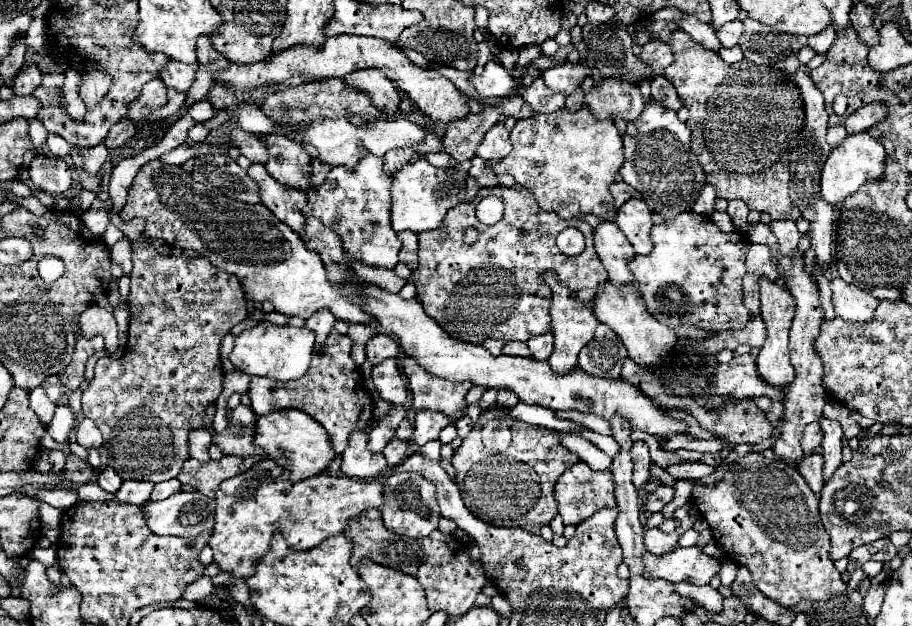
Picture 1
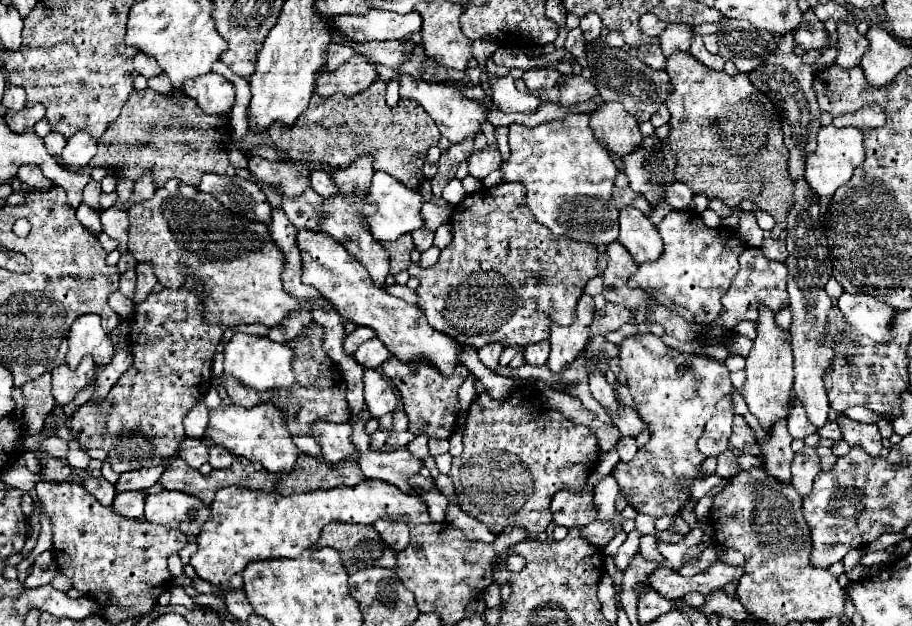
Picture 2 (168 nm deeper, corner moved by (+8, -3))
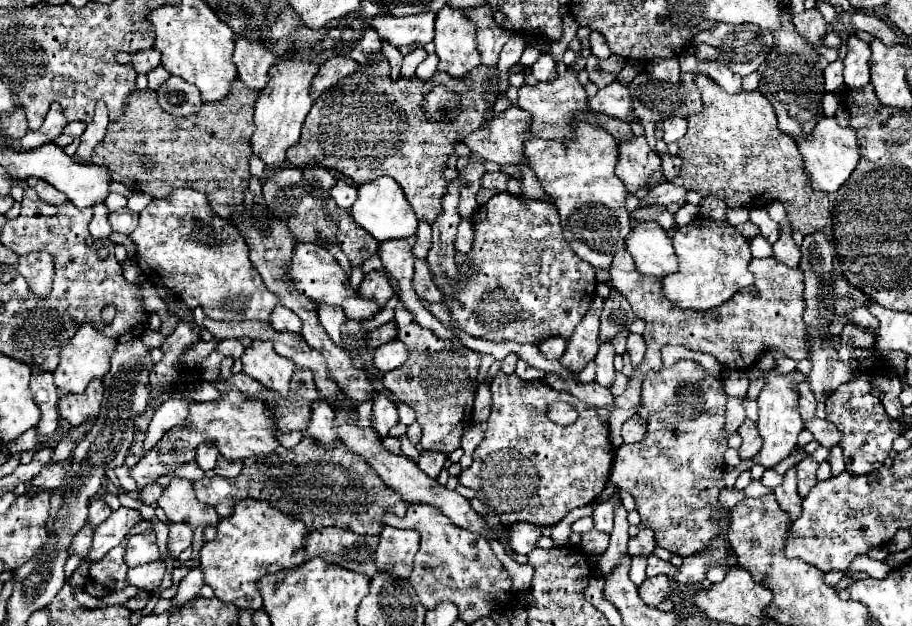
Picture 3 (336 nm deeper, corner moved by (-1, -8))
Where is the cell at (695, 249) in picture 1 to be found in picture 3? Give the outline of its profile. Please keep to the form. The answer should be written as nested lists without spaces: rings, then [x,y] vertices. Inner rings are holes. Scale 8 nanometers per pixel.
[[[697,217],[675,231],[673,245],[679,257],[679,273],[663,279],[663,291],[665,297],[673,299],[681,309],[713,309],[755,281],[749,271],[749,261],[753,259],[749,239],[737,233],[737,229],[727,221]]]

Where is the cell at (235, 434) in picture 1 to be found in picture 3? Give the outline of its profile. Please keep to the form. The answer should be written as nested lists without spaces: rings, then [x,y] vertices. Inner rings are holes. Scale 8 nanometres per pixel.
[[[219,457],[217,459],[217,467],[215,467],[215,473],[221,475],[221,477],[227,477],[227,479],[233,479],[241,473],[241,467],[243,467],[243,461],[227,461],[225,457]]]

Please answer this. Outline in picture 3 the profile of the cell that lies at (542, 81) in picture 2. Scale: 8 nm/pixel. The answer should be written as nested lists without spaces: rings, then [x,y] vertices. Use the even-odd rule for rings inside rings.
[[[543,53],[535,65],[531,67],[531,73],[537,77],[537,81],[543,81],[543,83],[549,83],[557,77],[557,63],[555,59],[549,55],[549,53]]]

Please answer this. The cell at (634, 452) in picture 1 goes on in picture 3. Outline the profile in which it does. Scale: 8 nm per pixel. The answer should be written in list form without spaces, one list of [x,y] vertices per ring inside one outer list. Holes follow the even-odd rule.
[[[633,415],[625,425],[623,425],[623,439],[625,443],[637,443],[637,441],[643,441],[645,437],[645,431],[647,431],[647,425],[645,425],[645,419],[641,419],[641,415]]]

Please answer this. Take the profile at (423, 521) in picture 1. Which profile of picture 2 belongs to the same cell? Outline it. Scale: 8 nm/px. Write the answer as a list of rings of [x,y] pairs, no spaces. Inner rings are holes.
[[[378,520],[374,528],[396,552],[404,550],[410,542],[410,526],[406,520]]]

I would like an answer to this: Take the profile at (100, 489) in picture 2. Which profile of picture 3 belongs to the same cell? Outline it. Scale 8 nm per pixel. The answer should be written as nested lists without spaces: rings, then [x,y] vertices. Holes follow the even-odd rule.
[[[97,497],[97,499],[93,499],[93,503],[89,505],[89,519],[87,519],[87,523],[95,529],[95,527],[101,525],[109,515],[111,515],[111,509],[105,505],[105,501],[103,501],[101,497]]]

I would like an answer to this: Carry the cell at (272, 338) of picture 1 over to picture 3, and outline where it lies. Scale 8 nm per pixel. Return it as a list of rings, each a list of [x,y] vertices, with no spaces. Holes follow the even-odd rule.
[[[253,341],[251,347],[245,349],[241,361],[243,361],[243,373],[257,379],[263,387],[287,395],[295,367],[289,359],[273,351],[273,343]]]

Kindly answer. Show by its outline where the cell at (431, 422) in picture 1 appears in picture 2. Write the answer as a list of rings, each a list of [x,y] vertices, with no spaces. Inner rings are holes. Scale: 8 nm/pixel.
[[[418,434],[406,448],[408,448],[408,452],[416,454],[416,458],[424,460],[428,456],[428,438],[426,438],[426,434]]]

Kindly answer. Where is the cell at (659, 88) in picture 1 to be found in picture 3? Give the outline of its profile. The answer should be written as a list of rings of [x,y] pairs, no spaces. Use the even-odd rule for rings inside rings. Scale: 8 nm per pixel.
[[[669,117],[663,121],[663,141],[675,143],[679,141],[687,131],[687,119],[681,117]]]

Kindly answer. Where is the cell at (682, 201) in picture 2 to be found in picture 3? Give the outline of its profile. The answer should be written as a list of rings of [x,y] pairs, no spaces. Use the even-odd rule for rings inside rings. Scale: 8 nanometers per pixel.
[[[665,181],[661,185],[651,187],[649,193],[647,193],[647,197],[643,197],[639,201],[639,207],[649,207],[649,205],[663,205],[663,207],[667,207],[673,201],[685,203],[685,193],[687,193],[687,189],[677,187],[677,185],[669,183],[669,181]]]

